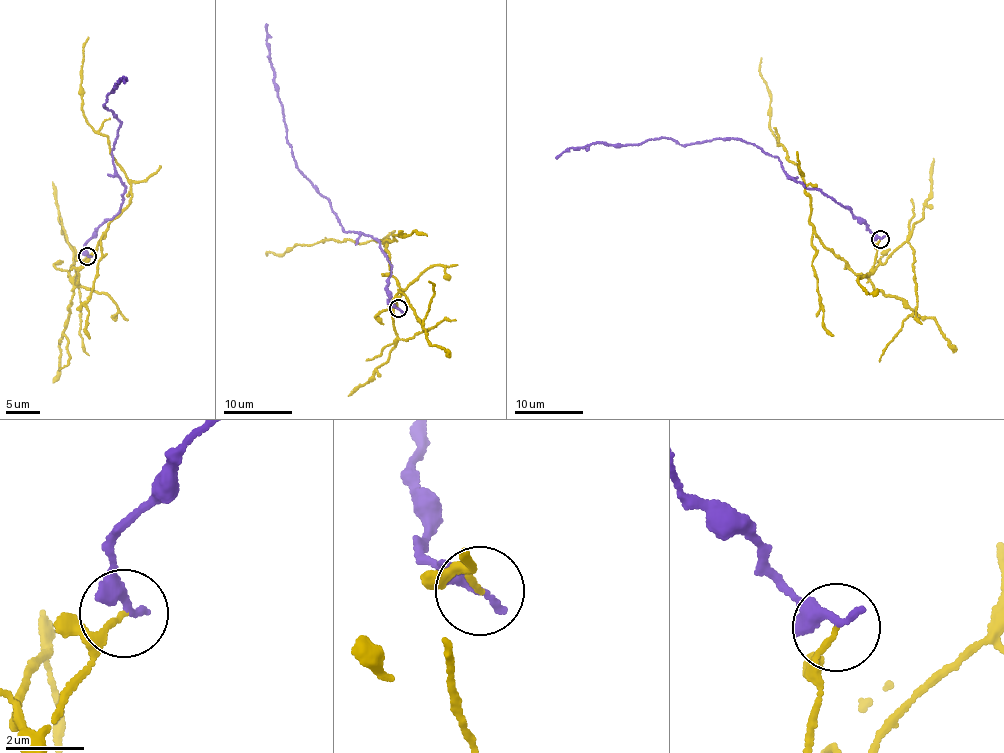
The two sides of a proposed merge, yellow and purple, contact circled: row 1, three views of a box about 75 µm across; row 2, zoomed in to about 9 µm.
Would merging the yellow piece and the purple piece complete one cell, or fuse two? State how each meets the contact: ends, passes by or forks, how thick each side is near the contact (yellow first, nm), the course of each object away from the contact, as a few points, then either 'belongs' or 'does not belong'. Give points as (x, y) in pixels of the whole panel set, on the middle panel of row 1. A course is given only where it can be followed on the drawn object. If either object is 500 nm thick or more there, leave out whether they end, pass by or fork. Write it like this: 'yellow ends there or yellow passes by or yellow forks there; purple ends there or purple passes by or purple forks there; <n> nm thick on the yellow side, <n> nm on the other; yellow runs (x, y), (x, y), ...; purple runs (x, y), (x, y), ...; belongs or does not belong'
yellow ends there; purple ends there; 140 nm thick on the yellow side, 320 nm on the other; yellow runs (398, 308), (399, 289), (390, 270), (387, 238), (332, 239), (267, 256); purple runs (398, 308), (388, 301), (391, 272), (376, 239), (344, 232), (329, 199), (296, 167), (287, 141), (266, 24); does not belong

